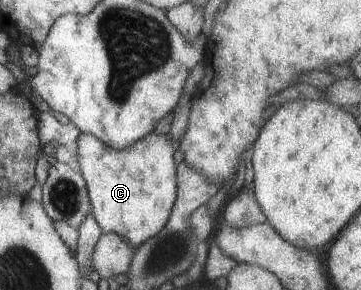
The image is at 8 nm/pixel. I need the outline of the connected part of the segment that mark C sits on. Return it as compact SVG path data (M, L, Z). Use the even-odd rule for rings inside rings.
M150 132L118 151L92 134L79 133L72 159L84 178L91 214L103 233L116 233L135 249L164 227L177 196L173 154L178 144L168 133Z

